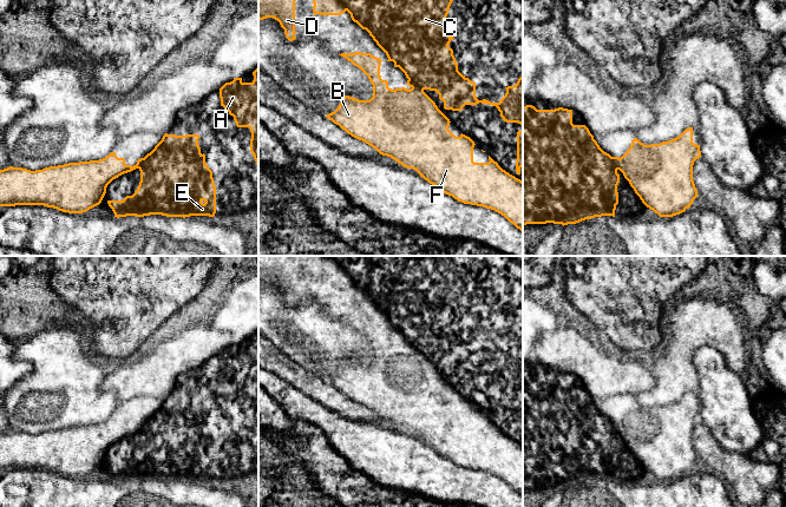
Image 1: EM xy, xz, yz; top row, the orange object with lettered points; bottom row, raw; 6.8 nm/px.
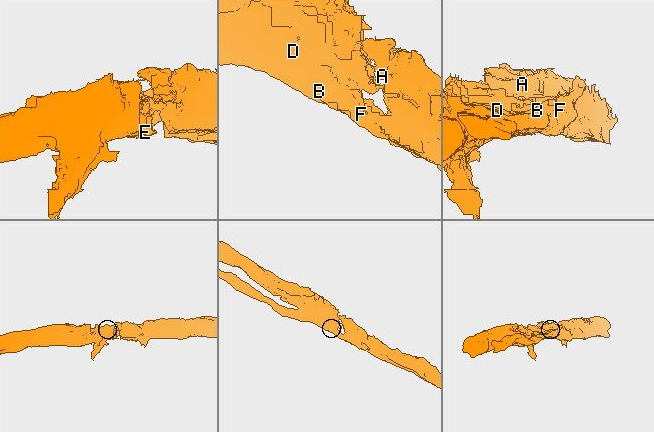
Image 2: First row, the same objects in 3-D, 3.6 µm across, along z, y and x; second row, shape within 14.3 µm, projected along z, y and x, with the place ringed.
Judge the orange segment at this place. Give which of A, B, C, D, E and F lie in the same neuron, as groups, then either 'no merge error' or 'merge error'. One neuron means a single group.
groups A C E / B D F; merge error

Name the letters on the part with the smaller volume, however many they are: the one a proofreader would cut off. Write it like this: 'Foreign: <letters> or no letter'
Foreign: B, D, F

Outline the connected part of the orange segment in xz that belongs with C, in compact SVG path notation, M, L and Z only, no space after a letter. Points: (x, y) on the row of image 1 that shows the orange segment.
M339 0L351 18L362 29L366 29L376 45L386 53L387 58L397 62L415 86L421 90L435 91L439 99L444 101L445 110L461 111L465 105L489 104L496 106L500 117L506 123L518 123L523 126L523 75L513 86L507 86L505 96L499 103L486 99L478 100L476 97L476 83L458 71L458 64L453 50L448 47L454 39L450 37L446 28L446 17L453 0Z

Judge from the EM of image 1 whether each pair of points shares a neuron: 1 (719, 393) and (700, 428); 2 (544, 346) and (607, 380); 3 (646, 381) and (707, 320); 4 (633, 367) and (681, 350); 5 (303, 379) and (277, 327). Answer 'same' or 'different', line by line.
1: different
2: same
3: different
4: different
5: different

